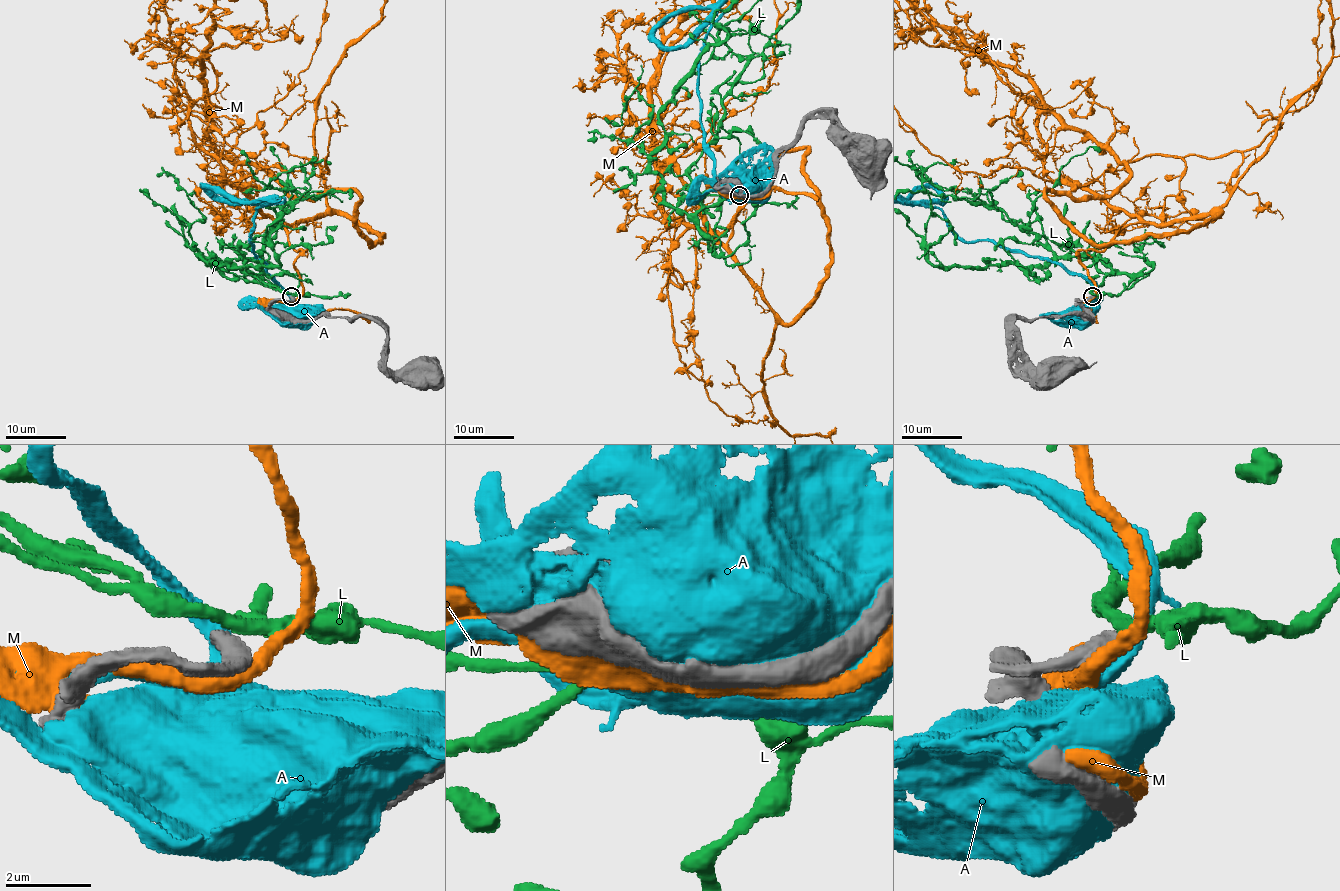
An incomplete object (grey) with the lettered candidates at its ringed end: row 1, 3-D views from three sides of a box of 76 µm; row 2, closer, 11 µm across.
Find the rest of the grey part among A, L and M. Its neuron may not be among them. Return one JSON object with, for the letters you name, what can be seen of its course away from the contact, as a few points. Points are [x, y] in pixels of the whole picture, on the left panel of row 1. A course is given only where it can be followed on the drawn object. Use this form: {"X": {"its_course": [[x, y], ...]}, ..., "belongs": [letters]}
{"belongs": []}

